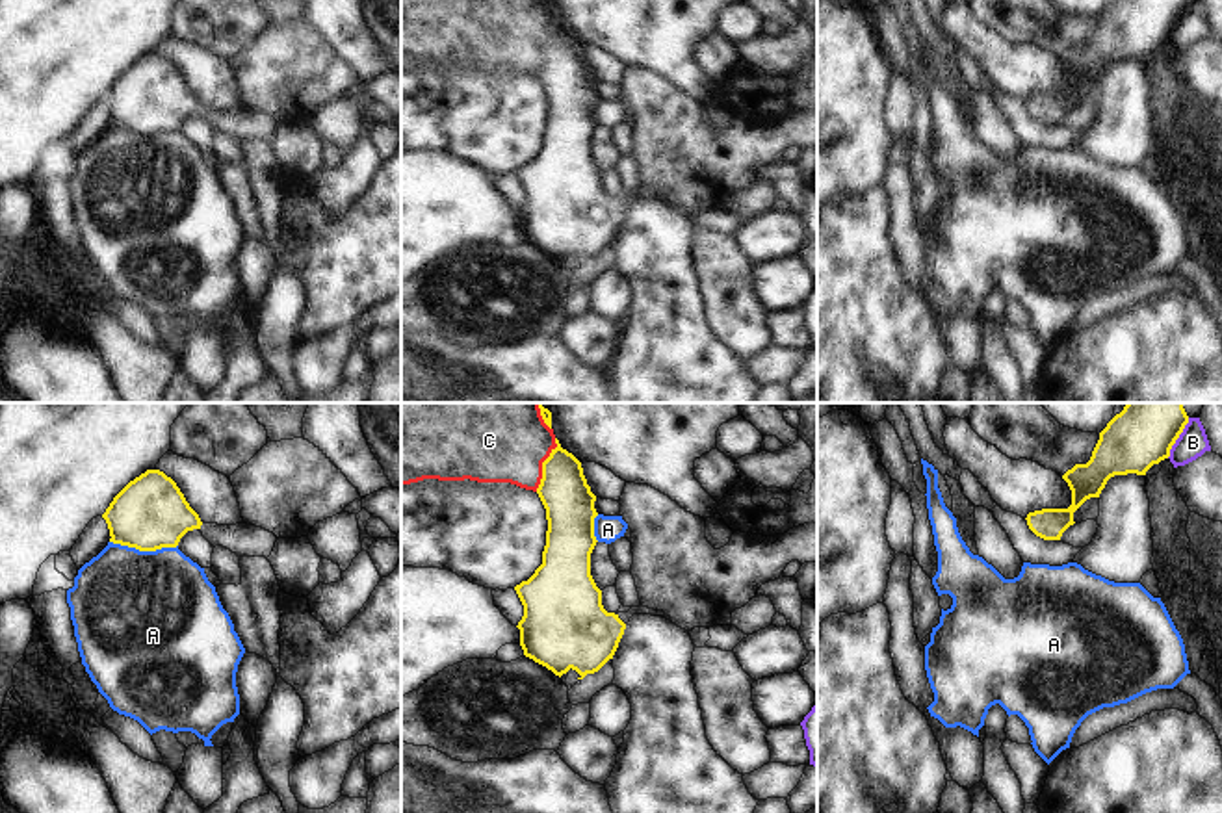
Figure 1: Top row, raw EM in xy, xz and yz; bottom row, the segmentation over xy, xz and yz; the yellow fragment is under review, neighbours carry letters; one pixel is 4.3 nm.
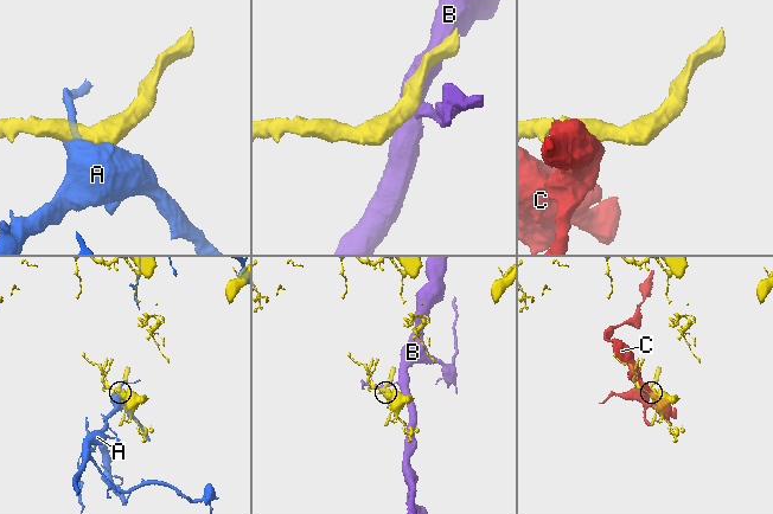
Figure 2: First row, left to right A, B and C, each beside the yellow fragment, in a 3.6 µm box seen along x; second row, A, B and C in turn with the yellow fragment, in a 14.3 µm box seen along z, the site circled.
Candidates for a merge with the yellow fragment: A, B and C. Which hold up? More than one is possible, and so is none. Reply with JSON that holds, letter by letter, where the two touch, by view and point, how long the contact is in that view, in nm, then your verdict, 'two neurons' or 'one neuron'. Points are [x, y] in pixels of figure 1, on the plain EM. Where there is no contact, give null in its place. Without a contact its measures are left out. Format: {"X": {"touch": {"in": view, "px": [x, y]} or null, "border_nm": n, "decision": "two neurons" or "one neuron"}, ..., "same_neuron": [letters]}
{"A": {"touch": {"in": "xy", "px": [143, 134]}, "border_nm": 300, "decision": "two neurons"}, "B": {"touch": {"in": "yz", "px": [1178, 21]}, "border_nm": 200, "decision": "two neurons"}, "C": {"touch": {"in": "xz", "px": [543, 49]}, "border_nm": 240, "decision": "two neurons"}, "same_neuron": []}

